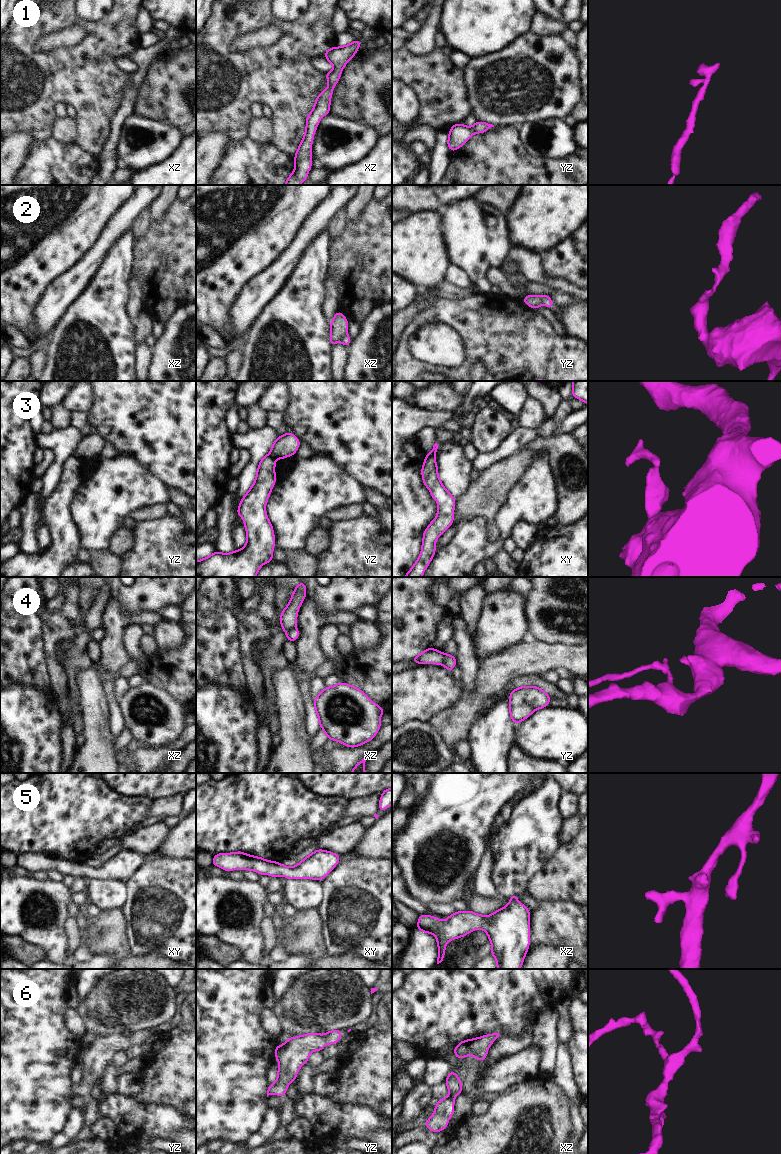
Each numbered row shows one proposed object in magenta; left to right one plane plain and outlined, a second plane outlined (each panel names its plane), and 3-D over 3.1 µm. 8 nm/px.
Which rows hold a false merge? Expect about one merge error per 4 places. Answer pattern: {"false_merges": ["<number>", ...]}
{"false_merges": ["2", "3", "4"]}

